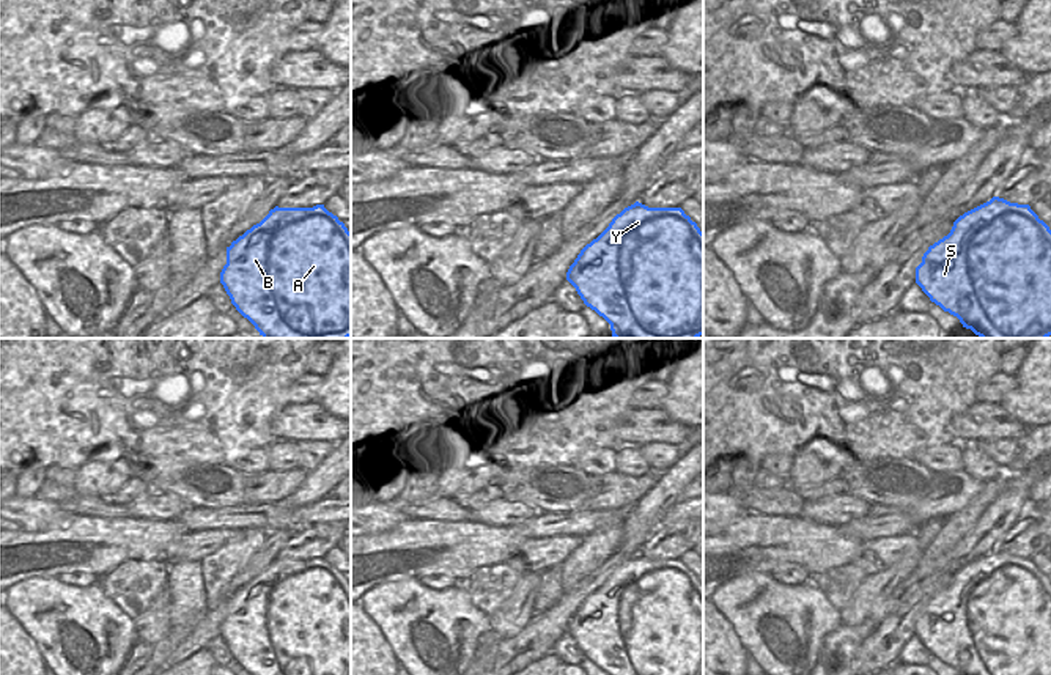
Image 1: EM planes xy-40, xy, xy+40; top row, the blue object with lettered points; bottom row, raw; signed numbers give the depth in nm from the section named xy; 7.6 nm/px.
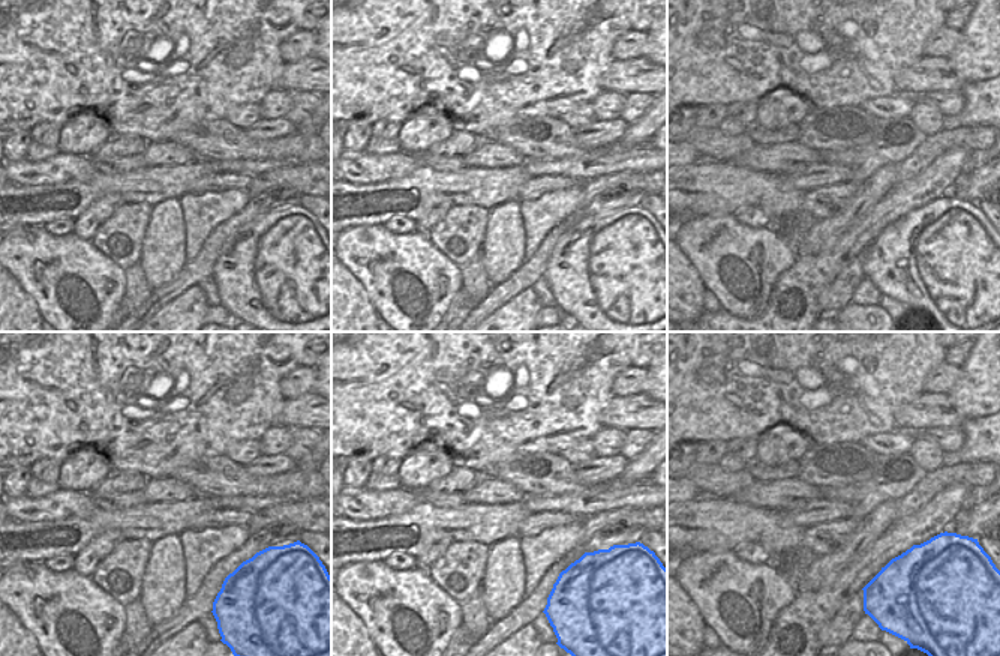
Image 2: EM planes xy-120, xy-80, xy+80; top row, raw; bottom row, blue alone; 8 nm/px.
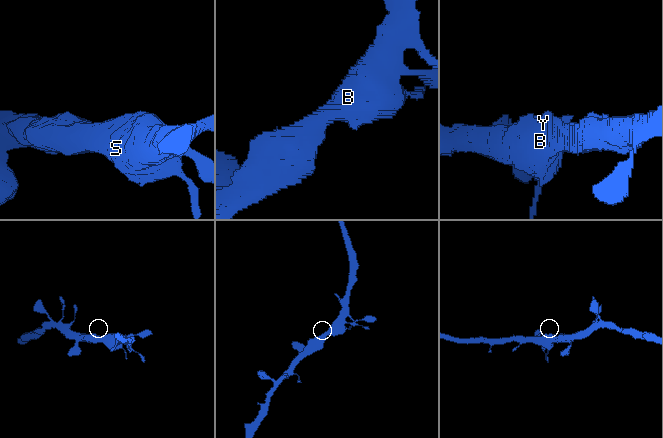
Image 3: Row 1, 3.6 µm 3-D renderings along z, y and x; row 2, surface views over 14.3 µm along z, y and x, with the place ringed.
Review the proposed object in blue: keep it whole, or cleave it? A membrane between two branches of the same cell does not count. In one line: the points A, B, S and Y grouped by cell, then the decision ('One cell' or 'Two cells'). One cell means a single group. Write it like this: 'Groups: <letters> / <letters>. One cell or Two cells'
Groups: A B S Y. One cell

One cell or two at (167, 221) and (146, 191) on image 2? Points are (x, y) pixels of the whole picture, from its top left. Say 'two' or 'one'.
two

